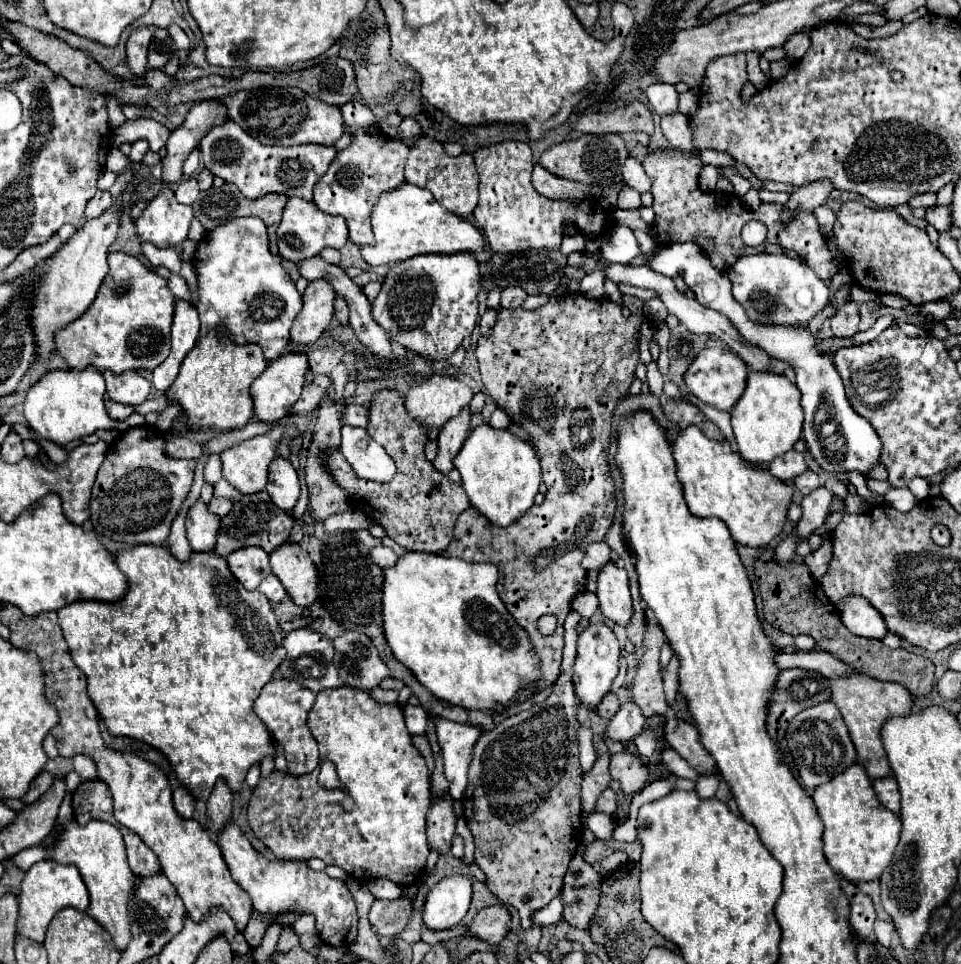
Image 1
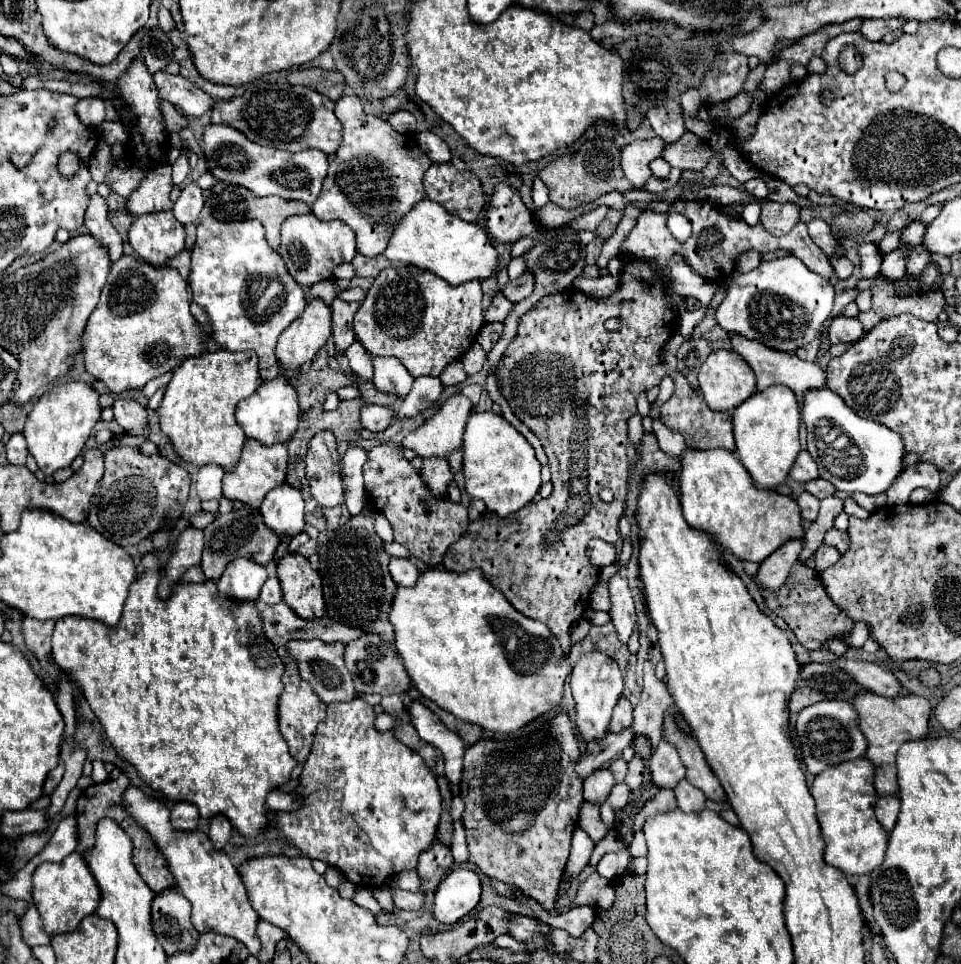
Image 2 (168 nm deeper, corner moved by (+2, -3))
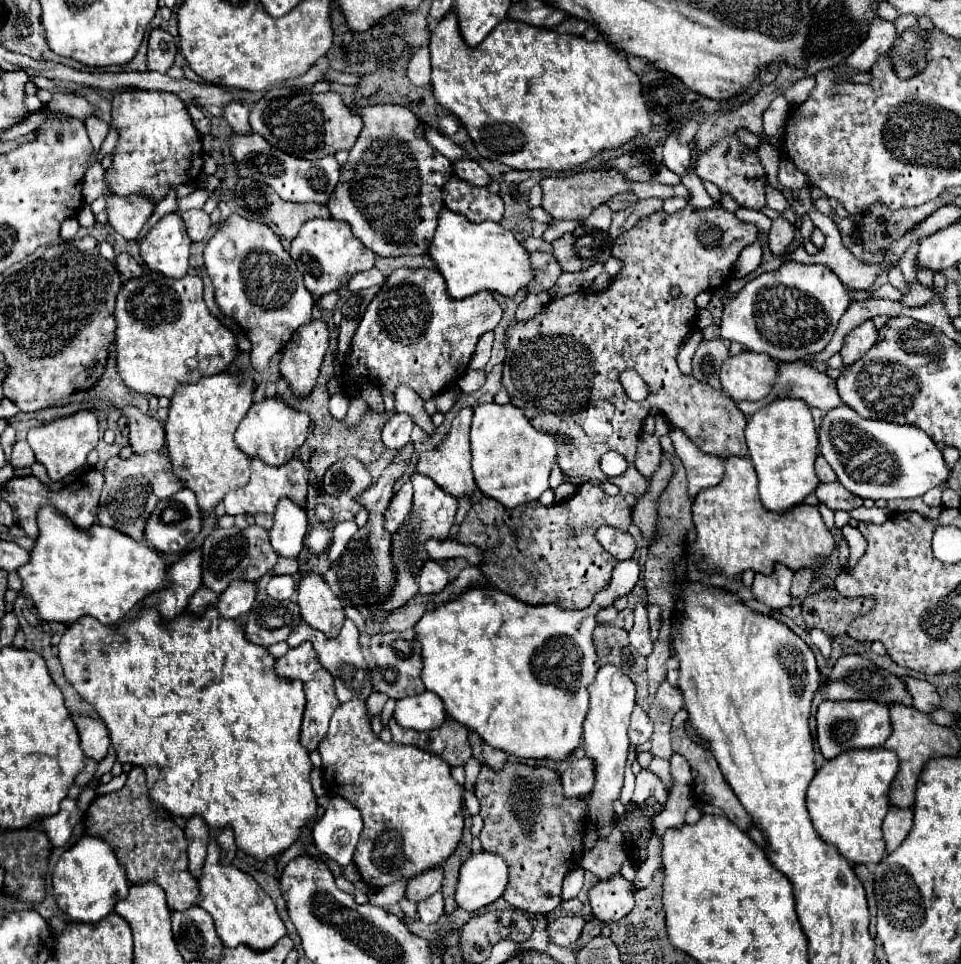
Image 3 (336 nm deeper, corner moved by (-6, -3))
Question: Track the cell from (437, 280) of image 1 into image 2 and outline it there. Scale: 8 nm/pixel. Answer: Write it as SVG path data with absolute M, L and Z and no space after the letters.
M412 265L384 269L374 279L354 319L354 331L358 335L358 341L364 345L364 349L372 355L398 357L414 379L420 375L438 377L448 363L460 359L468 351L468 347L476 341L480 327L482 327L480 281L462 283L460 287L448 287L448 283L444 283L444 279L440 279L438 275L432 275L430 271L420 271L420 267L412 267Z

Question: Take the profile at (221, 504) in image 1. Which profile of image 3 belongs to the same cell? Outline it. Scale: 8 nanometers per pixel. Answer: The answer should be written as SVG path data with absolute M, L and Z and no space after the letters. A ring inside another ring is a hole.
M182 489L176 495L158 503L156 511L150 515L148 523L144 525L144 535L150 547L160 553L184 553L188 543L200 533L202 529L202 515L196 505L196 497L190 489ZM164 507L174 507L180 511L182 519L176 523L162 523L160 513Z

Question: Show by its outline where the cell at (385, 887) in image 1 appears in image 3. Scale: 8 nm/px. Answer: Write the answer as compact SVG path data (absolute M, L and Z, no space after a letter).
M438 891L436 895L432 895L432 897L418 903L418 915L420 915L422 923L436 923L442 913L444 913L444 895L442 895L442 891Z

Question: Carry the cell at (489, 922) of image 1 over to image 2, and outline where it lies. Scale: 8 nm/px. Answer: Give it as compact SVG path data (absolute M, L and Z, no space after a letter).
M508 915L508 923L512 923L512 927L508 929L508 935L512 935L516 941L526 941L530 935L534 933L550 933L552 927L546 927L544 923L536 923L534 919L522 917L522 915Z

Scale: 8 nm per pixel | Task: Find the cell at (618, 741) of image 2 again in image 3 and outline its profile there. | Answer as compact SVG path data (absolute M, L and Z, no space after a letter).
M586 757L580 761L574 761L564 773L562 773L562 793L564 797L586 797L594 785L594 765Z

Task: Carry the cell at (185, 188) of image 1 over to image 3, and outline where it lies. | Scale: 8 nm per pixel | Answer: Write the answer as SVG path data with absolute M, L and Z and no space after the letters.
M186 211L186 213L182 213L182 219L184 219L190 241L198 243L198 241L208 239L212 223L210 223L210 217L204 211Z

